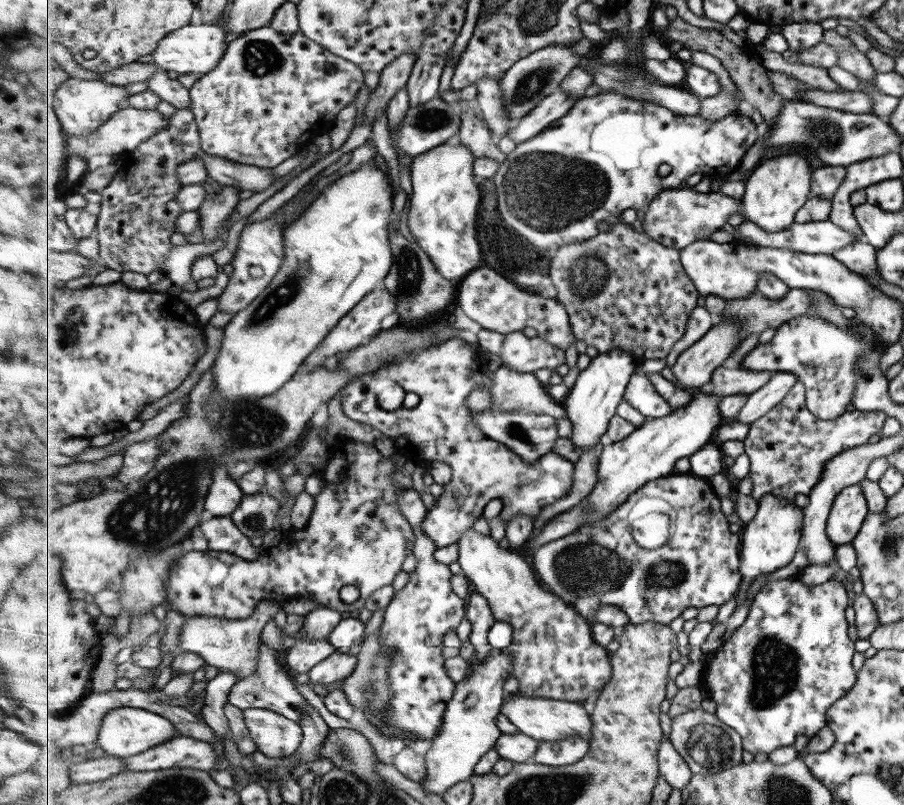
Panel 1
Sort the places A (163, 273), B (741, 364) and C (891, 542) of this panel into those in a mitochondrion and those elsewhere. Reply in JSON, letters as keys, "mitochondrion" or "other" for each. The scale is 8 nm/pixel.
{"A":"other","B":"other","C":"mitochondrion"}

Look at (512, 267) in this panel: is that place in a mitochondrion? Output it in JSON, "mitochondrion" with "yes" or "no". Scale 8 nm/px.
{"mitochondrion":"no"}

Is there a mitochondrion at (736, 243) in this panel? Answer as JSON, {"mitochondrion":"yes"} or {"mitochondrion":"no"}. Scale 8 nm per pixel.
{"mitochondrion":"no"}

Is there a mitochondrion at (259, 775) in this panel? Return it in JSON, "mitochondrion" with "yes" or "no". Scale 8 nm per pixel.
{"mitochondrion":"no"}

